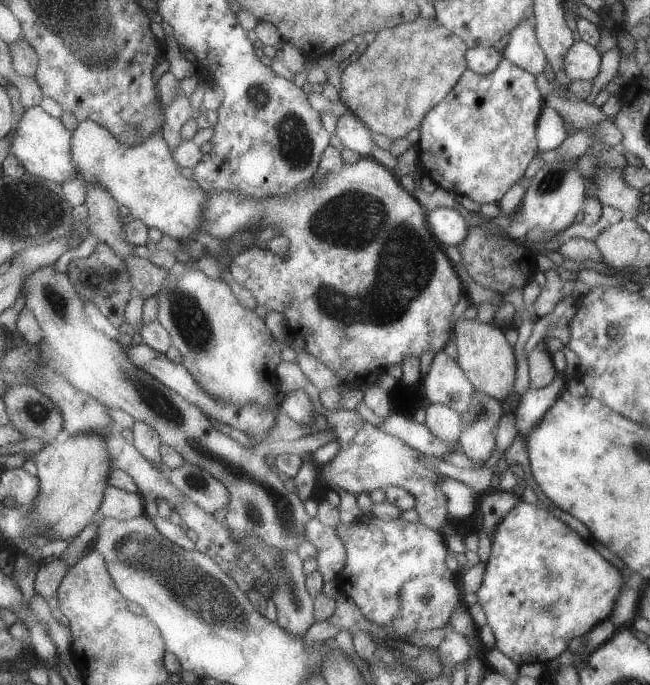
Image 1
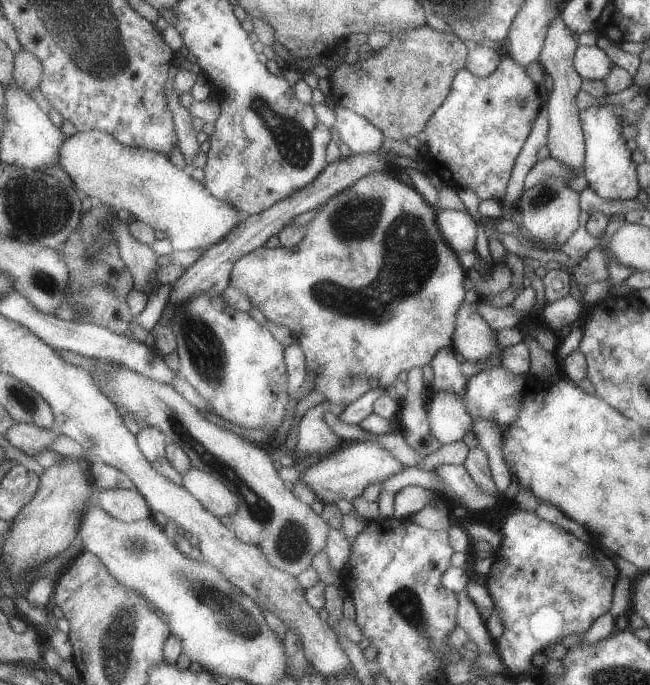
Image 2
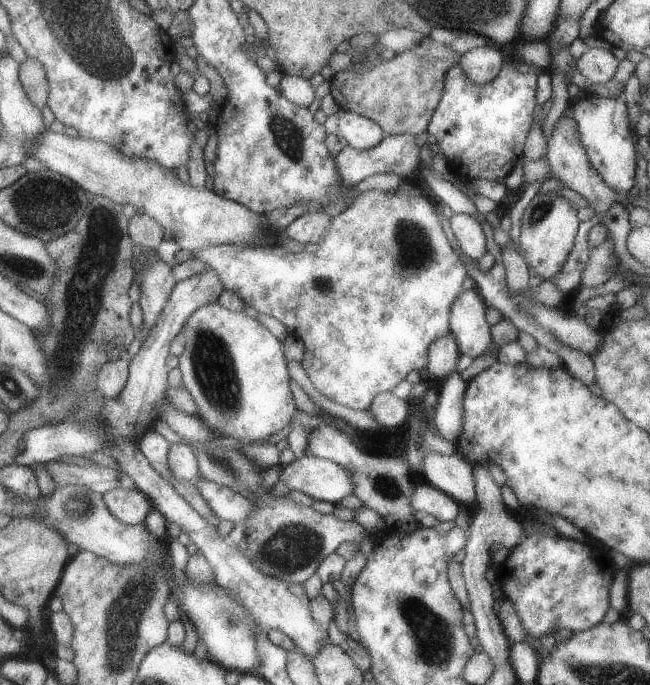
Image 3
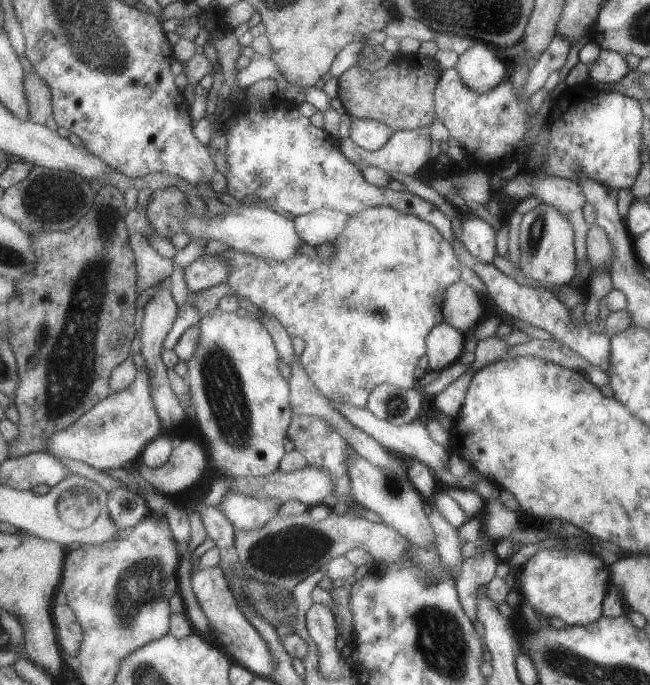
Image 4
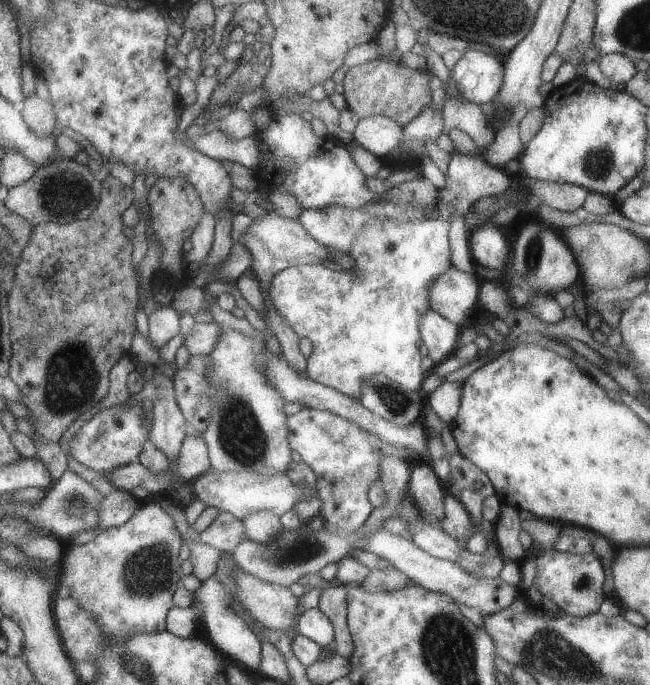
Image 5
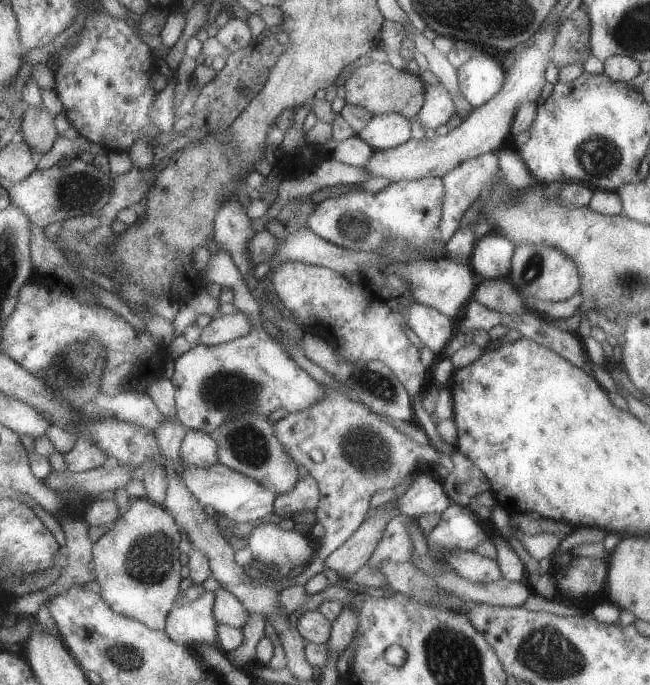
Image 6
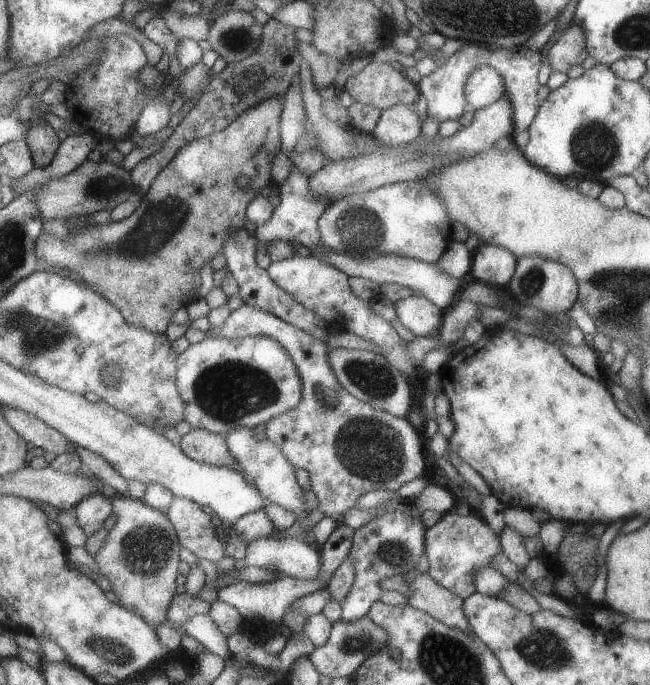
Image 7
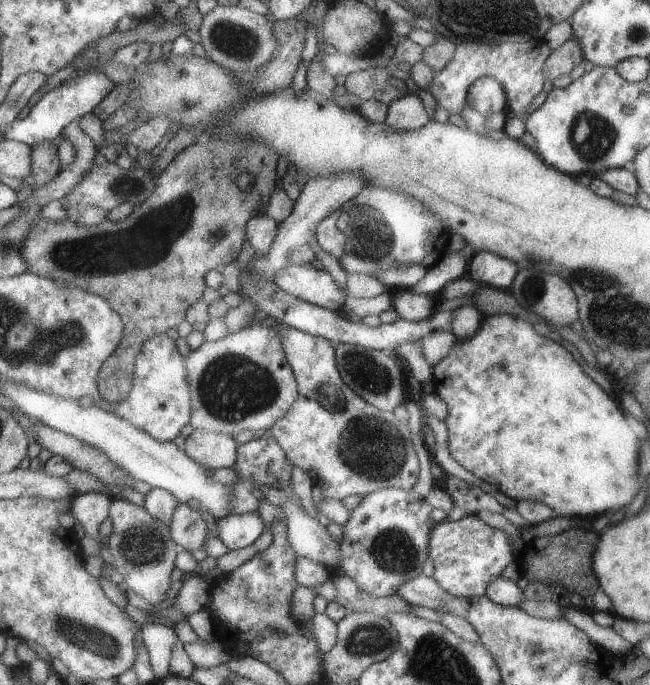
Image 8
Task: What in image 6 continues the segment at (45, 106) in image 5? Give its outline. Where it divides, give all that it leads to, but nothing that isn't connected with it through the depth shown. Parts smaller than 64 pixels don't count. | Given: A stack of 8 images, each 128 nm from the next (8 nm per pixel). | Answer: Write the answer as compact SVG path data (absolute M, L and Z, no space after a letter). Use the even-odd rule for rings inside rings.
M29 105L24 115L22 130L26 141L38 157L48 154L61 139L58 126L56 126L56 116L47 107L36 108Z

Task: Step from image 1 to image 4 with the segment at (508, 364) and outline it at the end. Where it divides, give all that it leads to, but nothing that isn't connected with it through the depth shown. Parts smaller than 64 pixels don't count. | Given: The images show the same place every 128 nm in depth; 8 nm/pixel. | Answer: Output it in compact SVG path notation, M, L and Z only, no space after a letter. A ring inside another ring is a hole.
M458 280L446 288L442 298L443 319L454 328L458 328L465 336L465 352L474 352L477 347L476 328L484 318L484 304L481 293L468 286L466 282Z

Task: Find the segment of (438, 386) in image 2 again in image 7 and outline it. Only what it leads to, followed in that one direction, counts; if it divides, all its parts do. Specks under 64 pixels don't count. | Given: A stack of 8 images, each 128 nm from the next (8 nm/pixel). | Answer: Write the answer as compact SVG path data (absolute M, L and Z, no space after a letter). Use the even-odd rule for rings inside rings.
M413 294L395 302L399 321L417 337L432 337L442 326L443 311L424 296Z

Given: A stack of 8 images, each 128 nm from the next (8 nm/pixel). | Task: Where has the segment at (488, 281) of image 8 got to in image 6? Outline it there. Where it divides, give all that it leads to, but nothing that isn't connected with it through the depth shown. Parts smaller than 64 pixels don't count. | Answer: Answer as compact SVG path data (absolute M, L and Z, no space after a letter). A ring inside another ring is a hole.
M489 232L475 241L470 267L486 279L508 279L514 251L514 242L497 232Z

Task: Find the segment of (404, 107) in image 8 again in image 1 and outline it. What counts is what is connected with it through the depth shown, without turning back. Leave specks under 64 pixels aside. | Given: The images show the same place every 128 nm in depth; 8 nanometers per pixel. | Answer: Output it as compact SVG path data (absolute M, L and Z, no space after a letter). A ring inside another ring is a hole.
M351 112L339 120L337 134L350 150L359 152L363 157L372 157L372 148L376 146L376 143L370 131L372 130Z

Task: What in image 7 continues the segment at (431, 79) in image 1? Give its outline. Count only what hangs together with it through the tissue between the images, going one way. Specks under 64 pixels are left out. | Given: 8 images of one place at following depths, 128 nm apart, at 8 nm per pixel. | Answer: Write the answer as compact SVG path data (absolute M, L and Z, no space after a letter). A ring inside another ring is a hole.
M369 63L359 74L350 76L346 89L356 101L372 104L380 110L404 103L413 106L418 100L418 85L404 78L390 63Z

